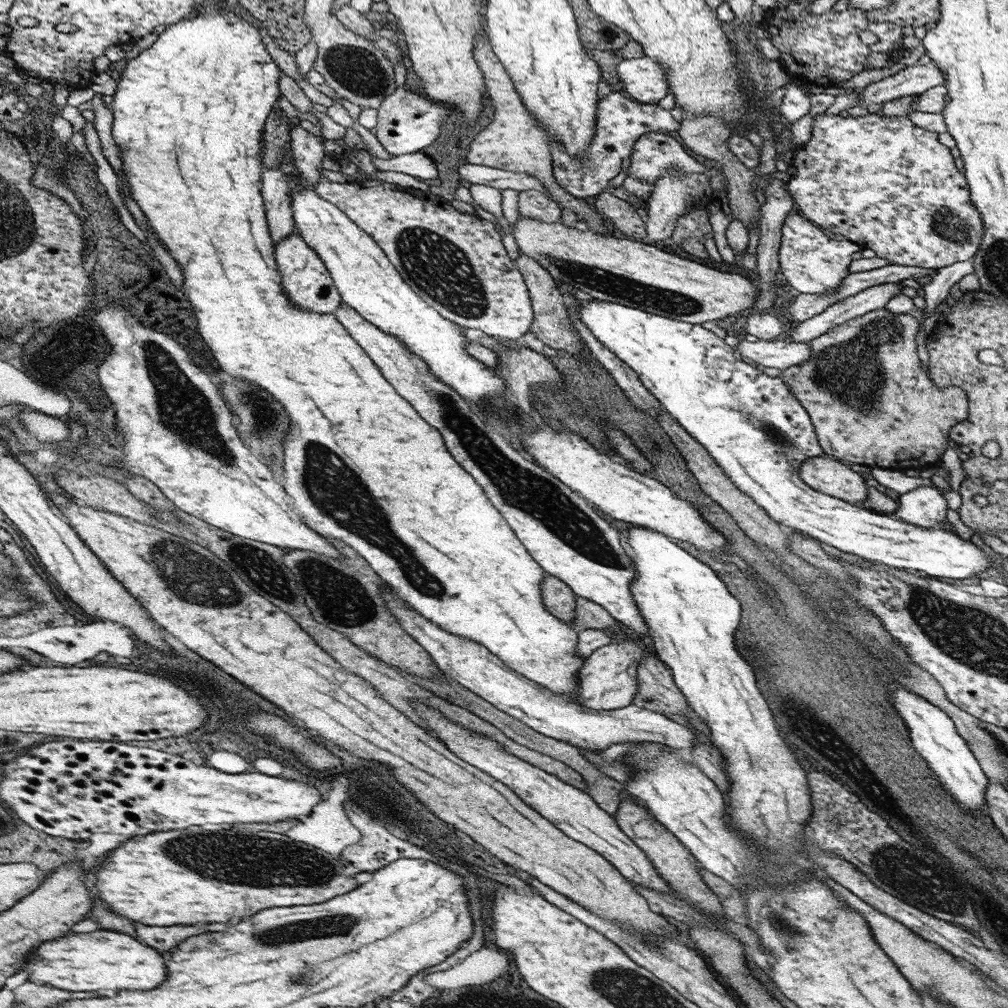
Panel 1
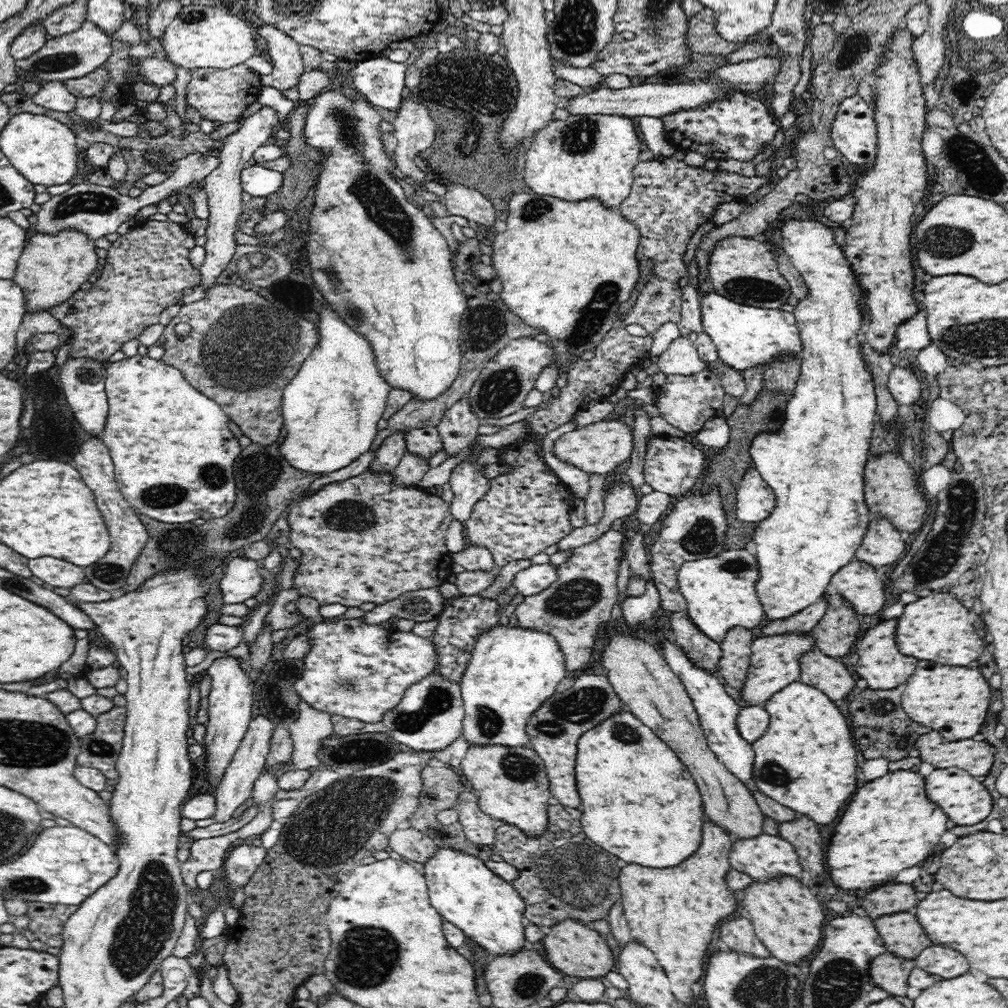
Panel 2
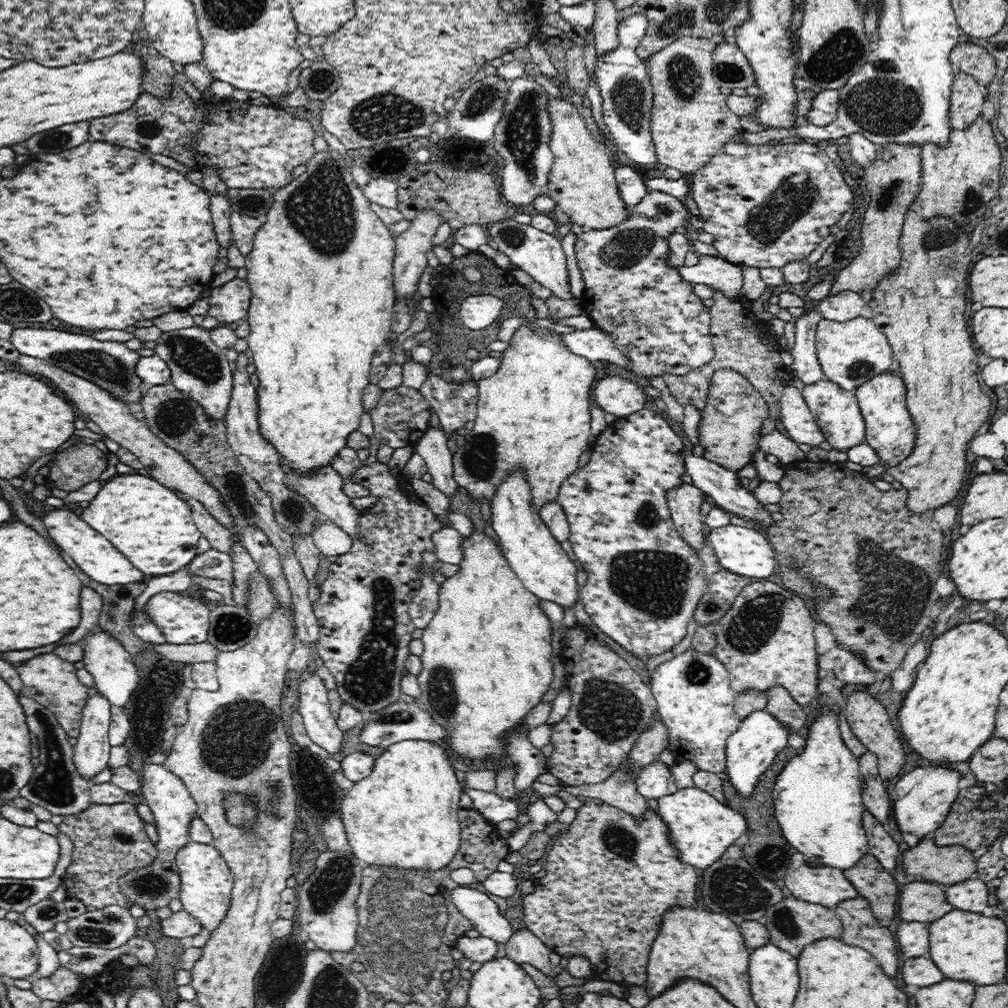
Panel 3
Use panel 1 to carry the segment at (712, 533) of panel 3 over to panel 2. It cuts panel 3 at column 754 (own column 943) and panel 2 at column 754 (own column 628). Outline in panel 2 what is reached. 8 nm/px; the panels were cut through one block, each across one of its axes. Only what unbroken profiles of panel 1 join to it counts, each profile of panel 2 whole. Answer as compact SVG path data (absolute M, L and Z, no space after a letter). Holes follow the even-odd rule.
M717 292L701 294L701 321L703 330L712 337L716 345L719 361L744 372L758 364L768 365L778 356L801 356L802 339L794 313L782 309L756 308L748 304L738 304L720 296Z

